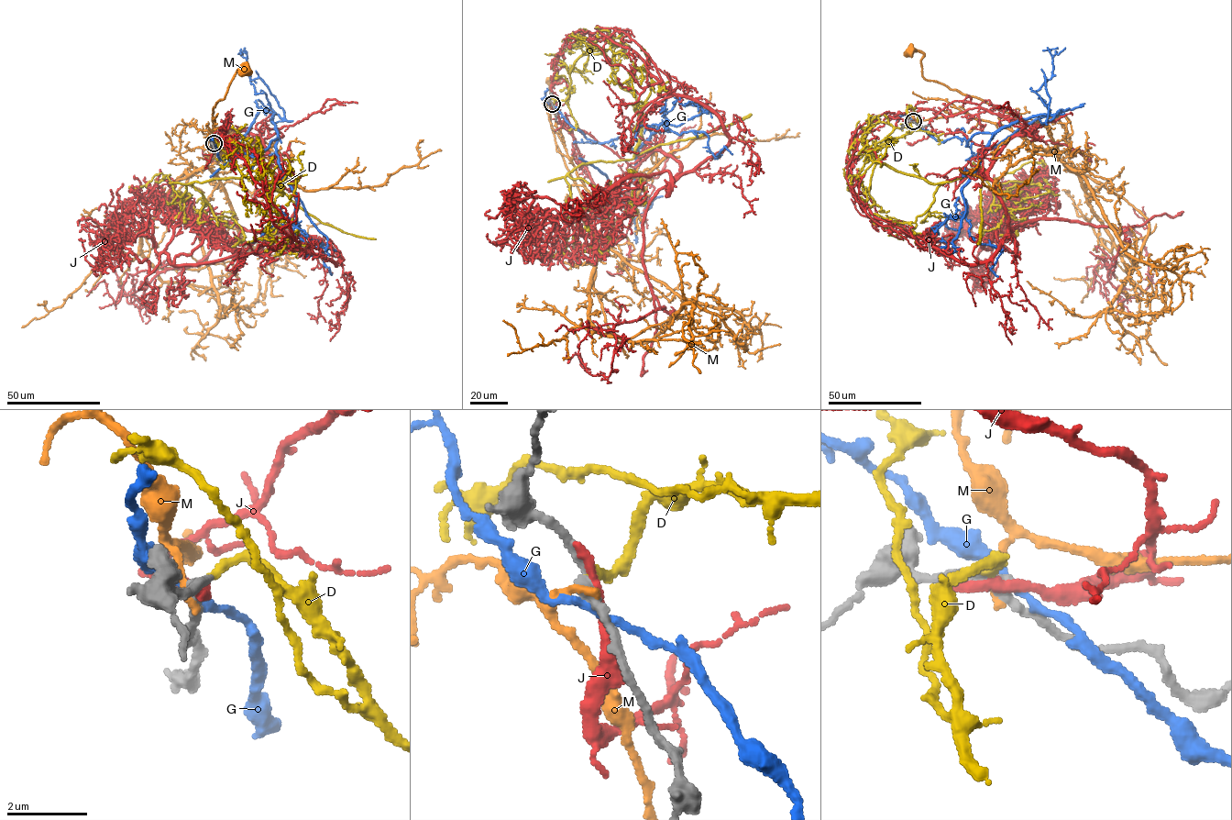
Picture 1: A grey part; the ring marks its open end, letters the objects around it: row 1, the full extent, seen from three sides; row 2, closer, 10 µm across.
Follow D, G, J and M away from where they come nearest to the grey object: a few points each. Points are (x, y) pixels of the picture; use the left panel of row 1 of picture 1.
D: (214, 143), (282, 193), (263, 178), (191, 183), (215, 216), (235, 219), (237, 238)
G: (214, 143), (223, 160), (231, 151), (258, 156), (279, 138), (274, 113), (259, 110), (235, 155), (210, 176)
J: (214, 143), (227, 120), (261, 138), (292, 190), (285, 225), (217, 223), (205, 257), (130, 303), (122, 214)
M: (213, 144), (214, 128), (222, 154), (210, 153), (207, 147), (215, 130), (214, 107), (238, 70), (245, 71)

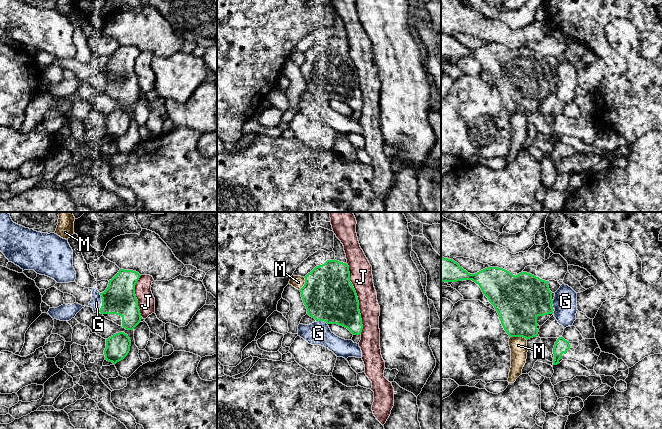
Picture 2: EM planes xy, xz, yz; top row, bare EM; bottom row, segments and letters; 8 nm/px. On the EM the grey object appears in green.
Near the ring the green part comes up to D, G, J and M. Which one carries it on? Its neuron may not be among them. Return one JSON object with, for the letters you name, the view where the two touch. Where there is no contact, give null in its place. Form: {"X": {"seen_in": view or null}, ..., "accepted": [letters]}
{"D": {"seen_in": null}, "accepted": ["D"]}

